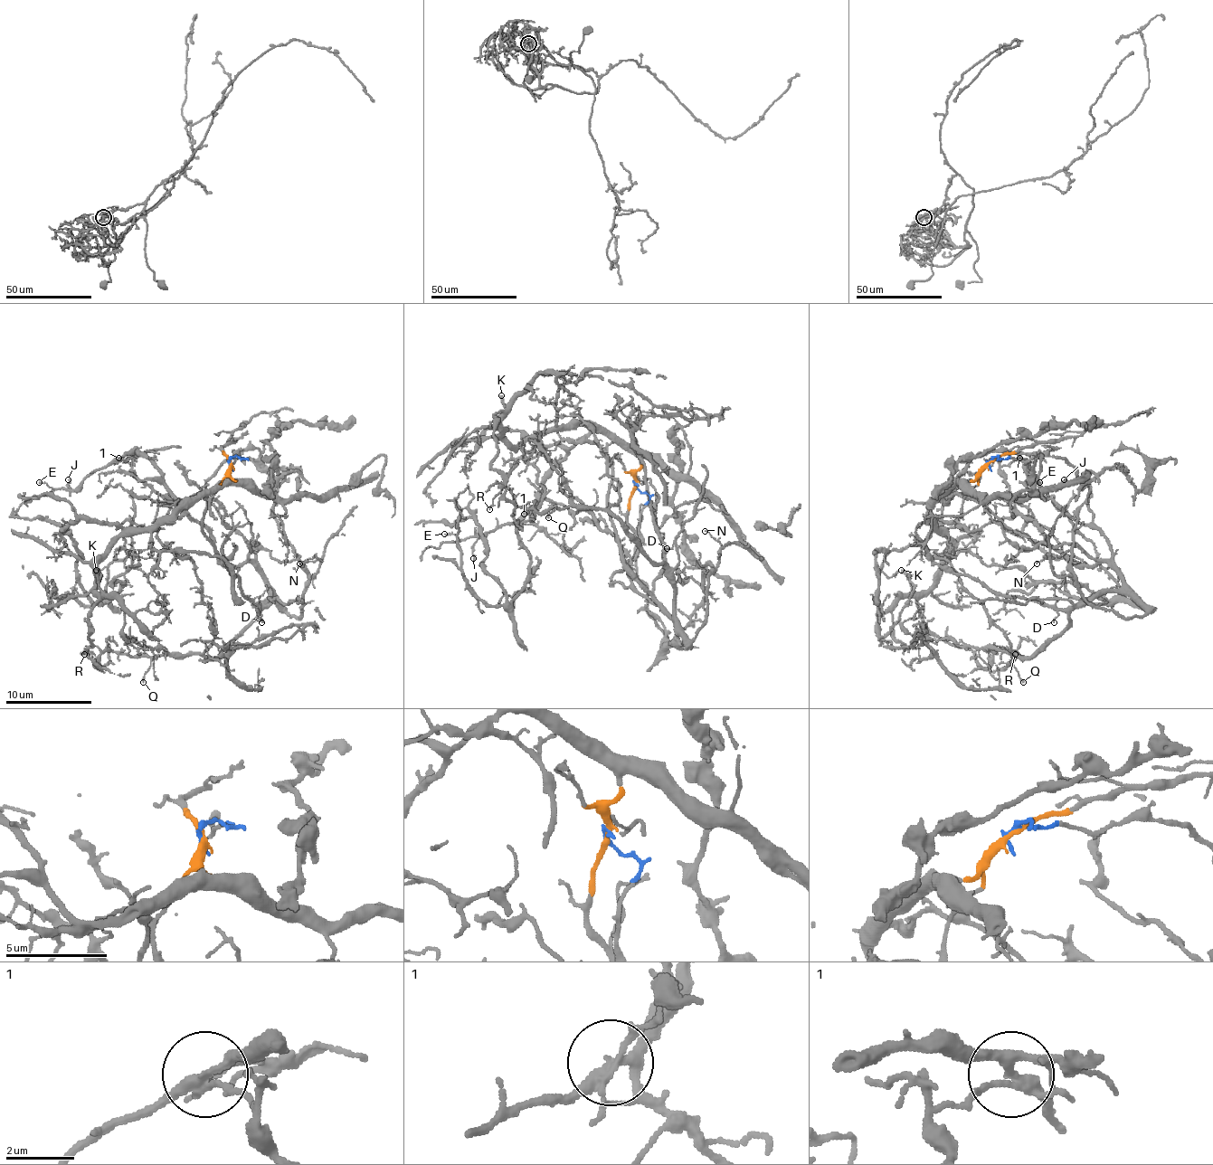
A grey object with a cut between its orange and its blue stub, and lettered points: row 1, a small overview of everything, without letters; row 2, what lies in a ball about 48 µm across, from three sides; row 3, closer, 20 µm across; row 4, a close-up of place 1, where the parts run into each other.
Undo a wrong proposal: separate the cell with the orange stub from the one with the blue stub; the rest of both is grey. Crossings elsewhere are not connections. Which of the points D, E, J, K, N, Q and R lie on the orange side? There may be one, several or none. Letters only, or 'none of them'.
E, J, K

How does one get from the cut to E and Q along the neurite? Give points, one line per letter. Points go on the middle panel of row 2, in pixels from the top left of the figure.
E: (636, 484), (639, 460), (601, 432), (588, 432), (552, 468), (544, 497), (514, 523), (479, 537), (445, 534)
Q: (636, 484), (649, 497), (639, 550), (611, 582), (672, 617), (672, 574), (614, 516), (556, 507), (547, 518)

